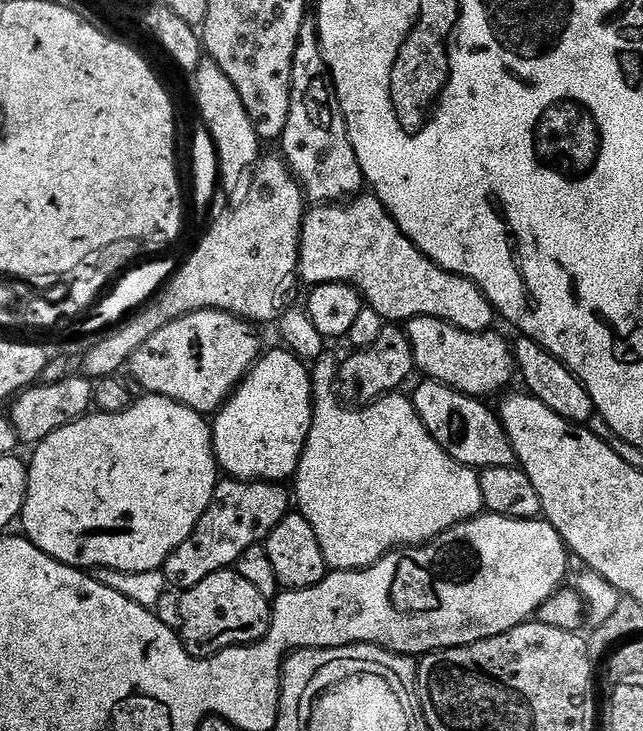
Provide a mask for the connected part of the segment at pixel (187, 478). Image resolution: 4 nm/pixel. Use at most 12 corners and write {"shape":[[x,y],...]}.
{"shape":[[165,396],[35,445],[18,524],[81,570],[161,570],[218,483]]}

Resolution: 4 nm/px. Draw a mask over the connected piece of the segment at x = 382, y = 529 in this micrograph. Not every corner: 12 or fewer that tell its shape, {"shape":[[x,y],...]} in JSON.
{"shape":[[407,395],[314,406],[294,504],[329,569],[485,511]]}

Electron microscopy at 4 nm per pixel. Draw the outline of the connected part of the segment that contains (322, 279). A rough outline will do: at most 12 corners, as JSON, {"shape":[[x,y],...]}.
{"shape":[[375,194],[316,206],[298,276],[349,284],[384,322],[486,332],[498,313]]}

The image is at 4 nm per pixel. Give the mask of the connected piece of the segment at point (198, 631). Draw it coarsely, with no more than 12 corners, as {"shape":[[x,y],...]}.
{"shape":[[234,570],[181,595],[178,635],[197,658],[257,644],[269,597]]}

